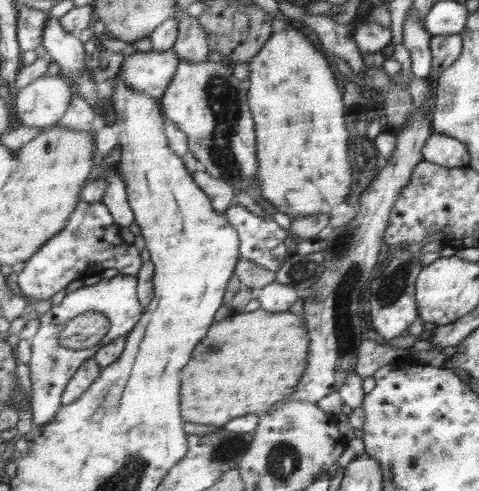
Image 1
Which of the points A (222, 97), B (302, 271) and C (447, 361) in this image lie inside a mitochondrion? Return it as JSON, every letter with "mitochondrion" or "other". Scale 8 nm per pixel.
{"A":"mitochondrion","B":"mitochondrion","C":"other"}

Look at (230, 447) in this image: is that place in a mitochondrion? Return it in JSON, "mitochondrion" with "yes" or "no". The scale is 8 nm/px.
{"mitochondrion":"yes"}

